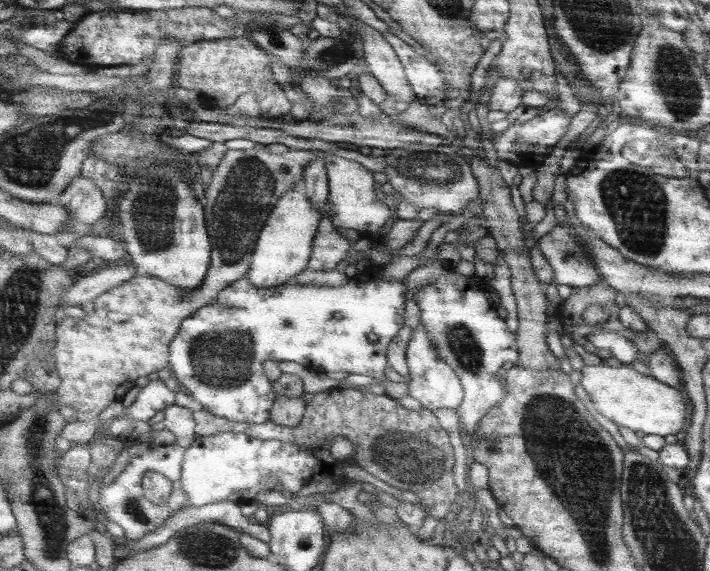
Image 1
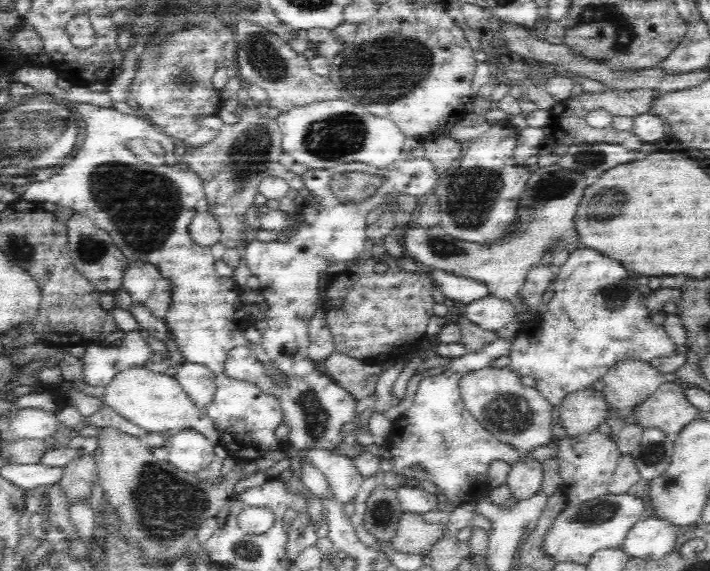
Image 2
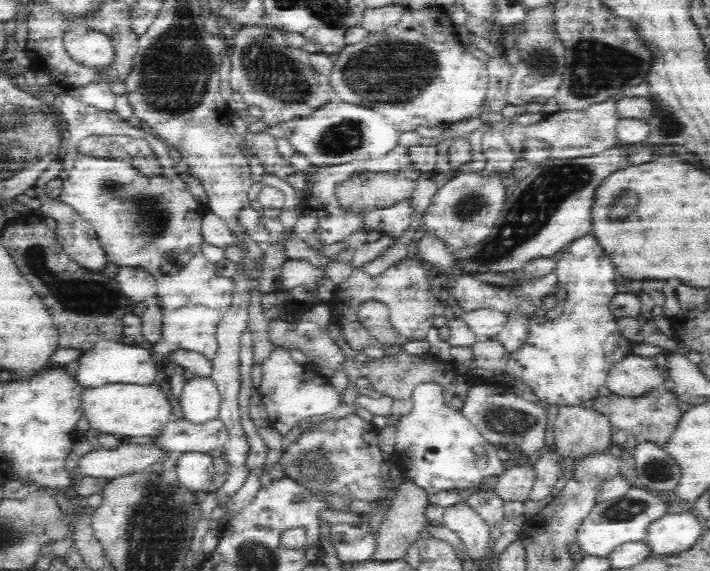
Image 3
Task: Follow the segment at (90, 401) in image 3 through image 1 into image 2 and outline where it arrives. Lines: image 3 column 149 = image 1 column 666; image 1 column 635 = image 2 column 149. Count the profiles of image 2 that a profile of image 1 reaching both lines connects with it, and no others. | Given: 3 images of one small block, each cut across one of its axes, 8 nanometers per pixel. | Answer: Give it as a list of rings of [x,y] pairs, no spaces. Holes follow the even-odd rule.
[[[146,368],[124,370],[116,374],[116,378],[104,388],[102,406],[108,406],[118,416],[150,434],[164,434],[164,432],[176,434],[182,430],[194,430],[202,434],[214,448],[220,448],[220,434],[216,432],[216,426],[210,420],[210,416],[200,414],[192,406],[188,396],[182,392],[180,382],[166,374],[152,374]]]

